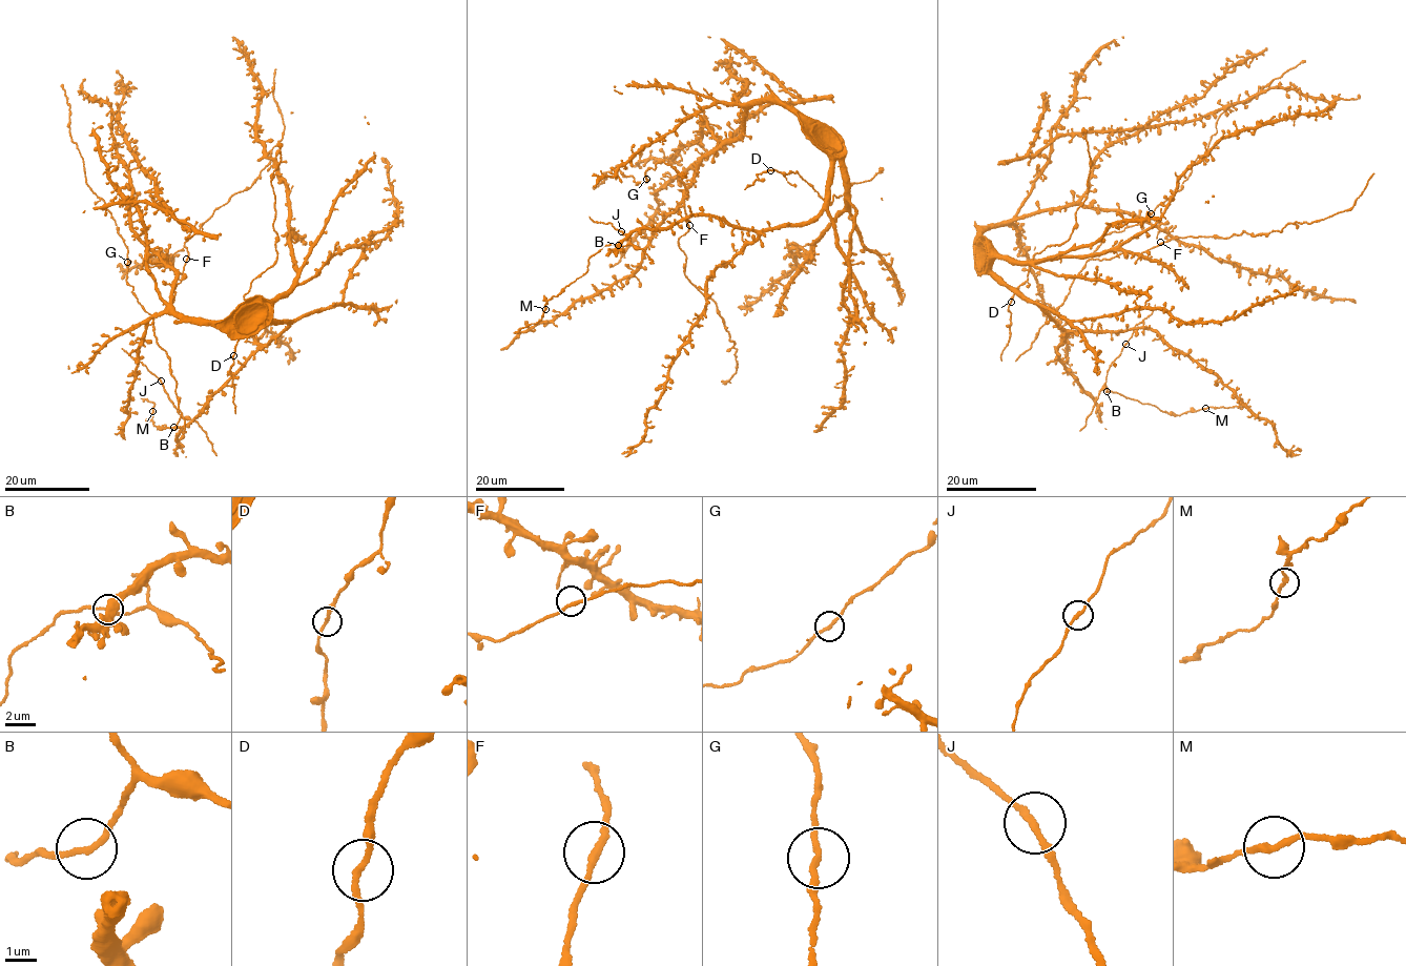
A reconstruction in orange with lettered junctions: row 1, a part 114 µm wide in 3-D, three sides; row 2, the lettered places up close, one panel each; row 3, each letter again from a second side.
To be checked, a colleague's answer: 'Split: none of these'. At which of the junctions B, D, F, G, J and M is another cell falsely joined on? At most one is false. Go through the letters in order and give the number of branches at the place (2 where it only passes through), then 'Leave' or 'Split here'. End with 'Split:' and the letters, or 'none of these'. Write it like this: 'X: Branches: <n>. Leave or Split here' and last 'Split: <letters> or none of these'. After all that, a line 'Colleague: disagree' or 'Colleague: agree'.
B: Branches: 2. Leave
D: Branches: 2. Leave
F: Branches: 2. Leave
G: Branches: 2. Leave
J: Branches: 2. Leave
M: Branches: 2. Leave
Split: none of these
Colleague: agree

